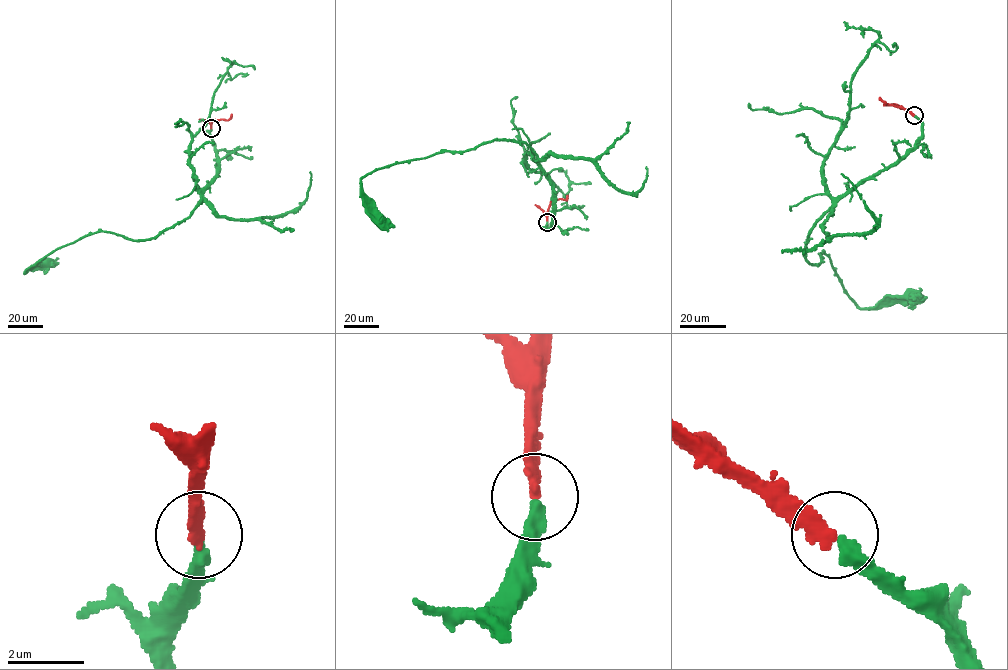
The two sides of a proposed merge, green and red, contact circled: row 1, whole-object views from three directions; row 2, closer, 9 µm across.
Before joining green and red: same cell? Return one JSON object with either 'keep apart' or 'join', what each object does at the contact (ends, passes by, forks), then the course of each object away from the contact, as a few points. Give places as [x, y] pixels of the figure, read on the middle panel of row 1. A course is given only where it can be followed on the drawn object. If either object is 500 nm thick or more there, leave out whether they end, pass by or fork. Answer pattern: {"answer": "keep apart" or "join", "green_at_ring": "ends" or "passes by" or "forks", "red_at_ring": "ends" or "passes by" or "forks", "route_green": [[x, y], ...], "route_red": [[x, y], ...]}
{"answer": "join", "green_at_ring": "ends", "red_at_ring": "ends", "route_green": [[547, 222], [552, 187], [536, 154], [500, 140], [366, 174], [366, 207], [381, 221]], "route_red": [[547, 222], [550, 204], [565, 199], [568, 195]]}

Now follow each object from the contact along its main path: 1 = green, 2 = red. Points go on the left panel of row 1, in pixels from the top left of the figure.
1: (211, 127), (216, 174), (189, 216), (146, 239), (103, 231), (84, 236), (25, 272), (45, 263)
2: (211, 127), (212, 121), (228, 120), (232, 114)

